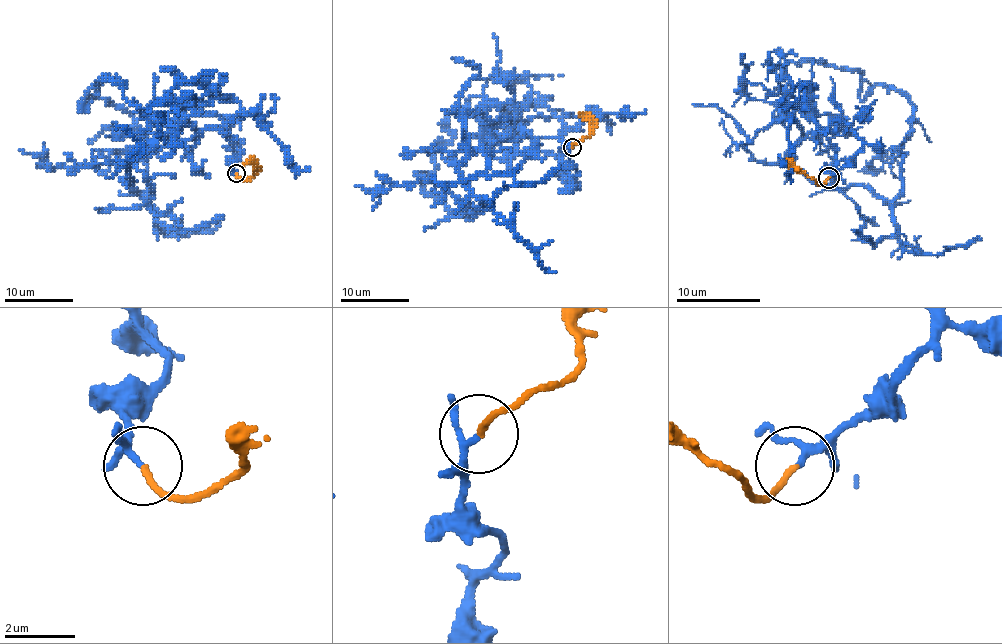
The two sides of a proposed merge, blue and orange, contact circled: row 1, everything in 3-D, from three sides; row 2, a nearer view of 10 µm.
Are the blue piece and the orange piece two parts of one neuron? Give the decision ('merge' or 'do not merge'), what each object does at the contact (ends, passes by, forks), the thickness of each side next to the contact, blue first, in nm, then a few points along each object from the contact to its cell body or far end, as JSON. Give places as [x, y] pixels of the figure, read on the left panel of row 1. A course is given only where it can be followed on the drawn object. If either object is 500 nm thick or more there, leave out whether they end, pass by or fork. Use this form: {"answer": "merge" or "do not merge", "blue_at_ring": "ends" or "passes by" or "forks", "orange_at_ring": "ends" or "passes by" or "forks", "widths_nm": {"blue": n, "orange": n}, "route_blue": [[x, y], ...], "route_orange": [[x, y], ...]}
{"answer": "merge", "blue_at_ring": "passes by", "orange_at_ring": "ends", "widths_nm": {"blue": 160, "orange": 170}, "route_blue": [[236, 173], [224, 126], [186, 114], [130, 159], [124, 180], [174, 228], [146, 206], [141, 171], [70, 154]], "route_orange": [[236, 173], [243, 180], [256, 173], [253, 164], [243, 166]]}

